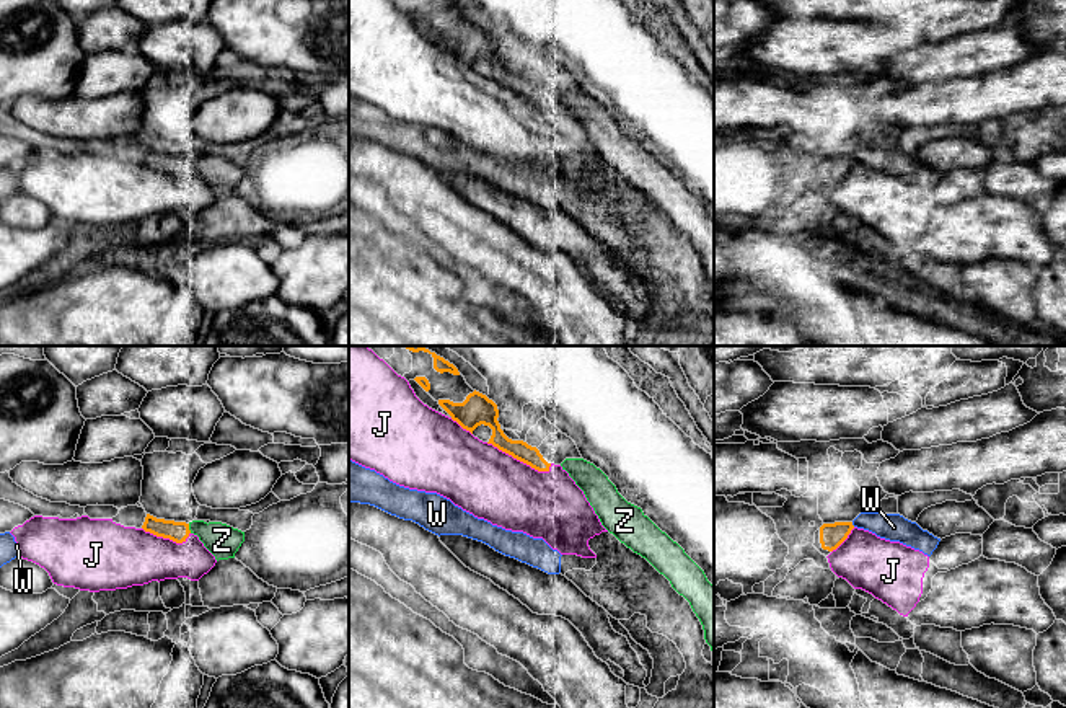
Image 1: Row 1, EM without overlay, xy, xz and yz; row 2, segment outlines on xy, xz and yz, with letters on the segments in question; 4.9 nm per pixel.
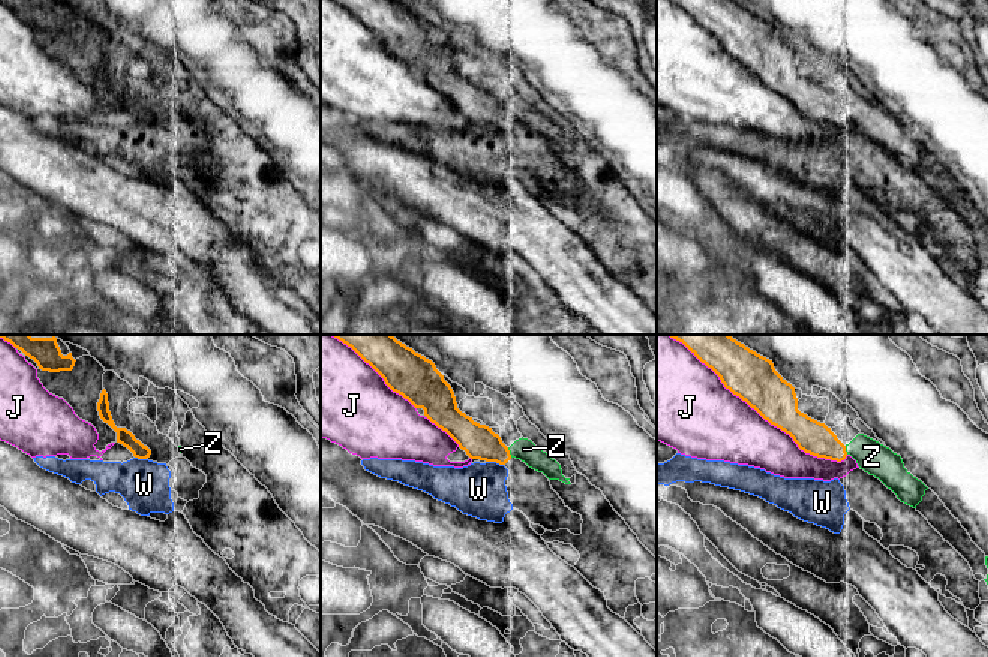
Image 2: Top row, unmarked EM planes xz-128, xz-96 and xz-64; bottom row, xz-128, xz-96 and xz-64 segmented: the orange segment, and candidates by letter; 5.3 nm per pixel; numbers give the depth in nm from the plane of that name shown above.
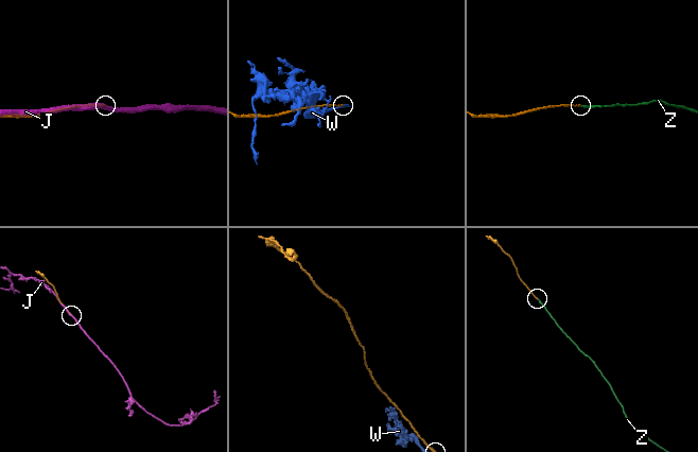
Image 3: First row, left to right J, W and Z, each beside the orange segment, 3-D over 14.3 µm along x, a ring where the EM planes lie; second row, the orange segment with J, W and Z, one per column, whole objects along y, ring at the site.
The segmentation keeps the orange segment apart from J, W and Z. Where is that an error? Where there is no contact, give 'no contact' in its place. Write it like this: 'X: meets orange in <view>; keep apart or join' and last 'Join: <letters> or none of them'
J: meets orange in xz; keep apart
W: meets orange in yz; keep apart
Z: meets orange in xy; join
Join: Z

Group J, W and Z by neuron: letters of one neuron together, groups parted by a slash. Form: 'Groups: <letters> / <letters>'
Groups: J / W / Z

